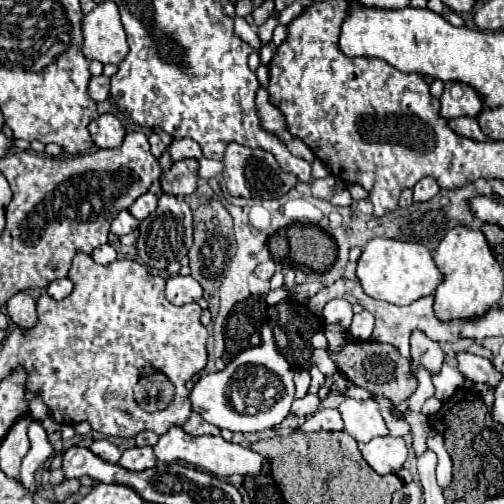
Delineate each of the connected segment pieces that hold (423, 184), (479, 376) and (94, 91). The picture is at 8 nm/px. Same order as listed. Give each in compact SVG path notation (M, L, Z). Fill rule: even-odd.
M427 176L427 178L419 180L419 182L415 184L413 190L415 190L415 194L413 194L413 202L427 202L427 200L431 200L441 188L439 188L439 184L437 184L435 178Z
M455 352L455 362L457 362L457 370L475 384L487 382L489 386L495 386L501 378L501 374L487 358L481 358L469 352Z
M93 76L89 82L89 96L95 102L103 102L109 98L109 78L107 76Z

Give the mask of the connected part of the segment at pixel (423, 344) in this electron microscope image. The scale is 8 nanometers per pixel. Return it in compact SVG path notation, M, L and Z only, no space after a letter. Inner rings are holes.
M413 330L409 342L411 342L411 358L415 366L423 366L429 372L441 370L445 354L435 340L431 340L427 334L421 334L421 330Z

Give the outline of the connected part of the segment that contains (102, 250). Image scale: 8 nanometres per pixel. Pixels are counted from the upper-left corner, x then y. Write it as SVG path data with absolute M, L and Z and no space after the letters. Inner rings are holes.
M103 244L103 246L99 246L99 248L93 252L93 260L95 260L97 264L109 264L109 262L113 262L115 258L117 258L117 254L115 254L115 250L113 250L111 244Z

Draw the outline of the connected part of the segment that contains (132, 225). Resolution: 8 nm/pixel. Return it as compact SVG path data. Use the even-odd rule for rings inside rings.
M123 210L123 212L119 212L119 214L115 216L115 220L111 222L111 232L117 234L117 236L125 236L125 234L133 232L137 226L139 226L139 220L133 218L127 210Z

